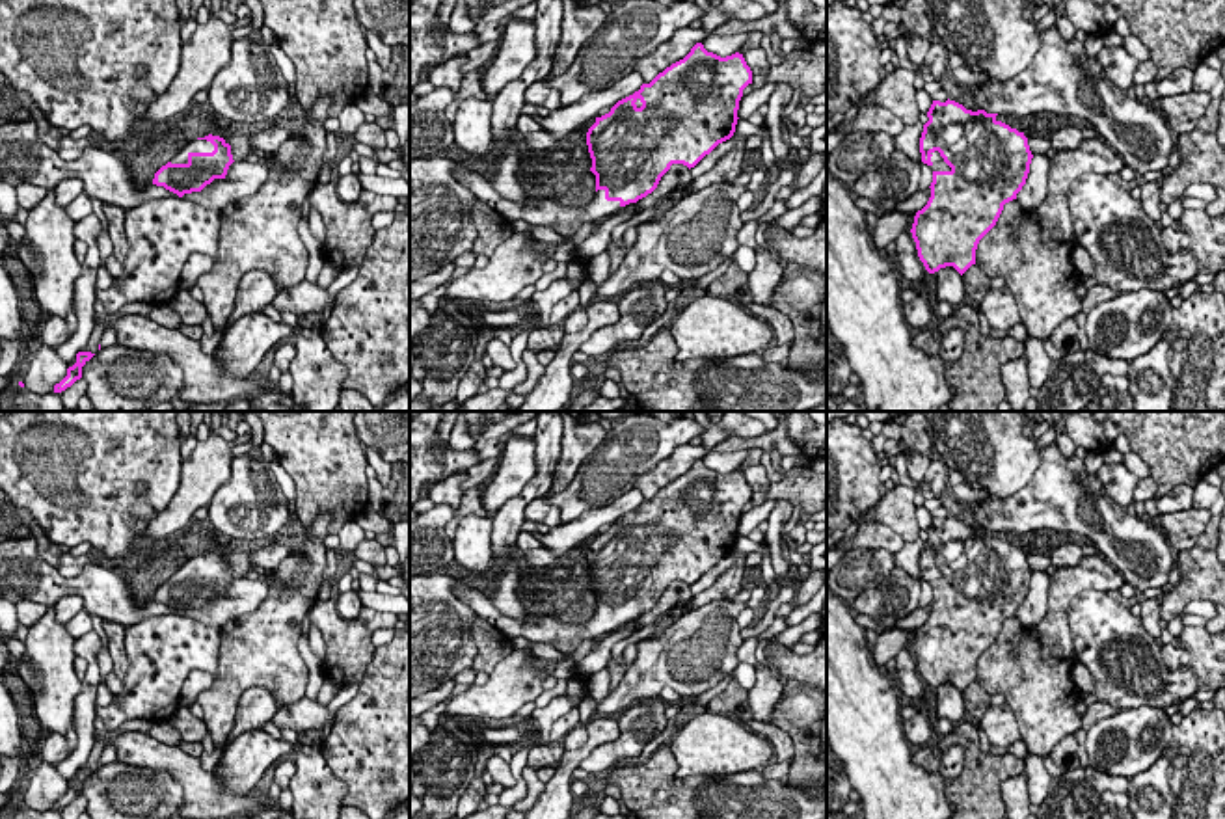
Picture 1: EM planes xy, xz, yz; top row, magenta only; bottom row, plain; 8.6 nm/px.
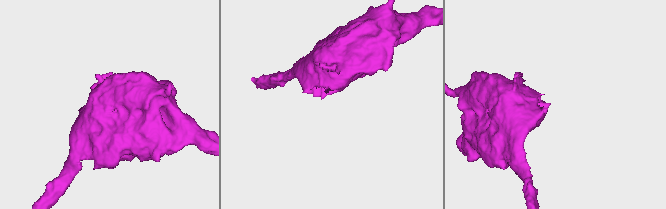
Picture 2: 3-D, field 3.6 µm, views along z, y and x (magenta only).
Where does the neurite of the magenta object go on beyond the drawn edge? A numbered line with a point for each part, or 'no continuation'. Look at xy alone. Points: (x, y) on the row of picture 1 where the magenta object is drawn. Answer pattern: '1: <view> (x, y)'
1: xy (198, 146)

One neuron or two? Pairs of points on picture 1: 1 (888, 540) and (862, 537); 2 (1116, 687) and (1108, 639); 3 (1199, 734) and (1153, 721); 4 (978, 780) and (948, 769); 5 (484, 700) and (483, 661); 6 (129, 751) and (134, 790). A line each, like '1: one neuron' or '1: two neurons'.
1: one neuron
2: one neuron
3: two neurons
4: two neurons
5: two neurons
6: two neurons

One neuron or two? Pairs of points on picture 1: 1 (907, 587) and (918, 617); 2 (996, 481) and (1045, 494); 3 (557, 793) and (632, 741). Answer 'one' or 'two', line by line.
1: two
2: two
3: two

